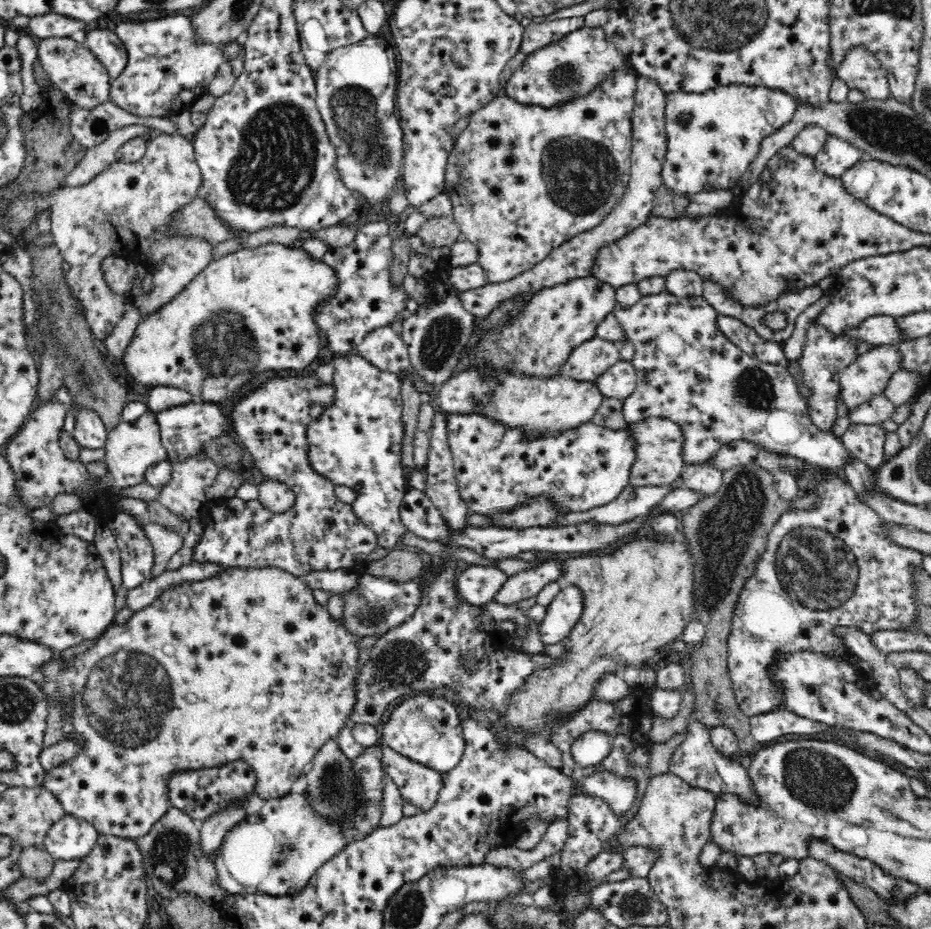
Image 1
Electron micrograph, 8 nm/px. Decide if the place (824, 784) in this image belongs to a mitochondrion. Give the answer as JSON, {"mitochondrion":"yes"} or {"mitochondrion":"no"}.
{"mitochondrion":"yes"}

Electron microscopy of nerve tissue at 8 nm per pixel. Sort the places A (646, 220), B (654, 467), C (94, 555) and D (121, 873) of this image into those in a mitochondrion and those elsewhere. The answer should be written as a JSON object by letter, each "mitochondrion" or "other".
{"A":"other","B":"other","C":"other","D":"other"}

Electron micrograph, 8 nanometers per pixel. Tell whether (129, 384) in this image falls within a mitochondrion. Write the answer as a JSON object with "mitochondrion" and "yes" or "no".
{"mitochondrion":"no"}

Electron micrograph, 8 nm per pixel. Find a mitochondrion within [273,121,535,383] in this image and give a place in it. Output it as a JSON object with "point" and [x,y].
{"point":[442,338]}

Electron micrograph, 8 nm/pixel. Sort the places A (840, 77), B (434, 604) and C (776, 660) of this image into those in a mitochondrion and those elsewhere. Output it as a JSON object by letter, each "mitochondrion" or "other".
{"A":"other","B":"other","C":"other"}

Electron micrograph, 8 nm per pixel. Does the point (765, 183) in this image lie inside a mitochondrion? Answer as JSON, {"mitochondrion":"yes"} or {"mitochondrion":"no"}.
{"mitochondrion":"no"}

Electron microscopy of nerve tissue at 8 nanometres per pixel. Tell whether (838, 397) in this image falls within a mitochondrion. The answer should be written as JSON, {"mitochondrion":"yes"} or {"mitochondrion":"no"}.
{"mitochondrion":"no"}

